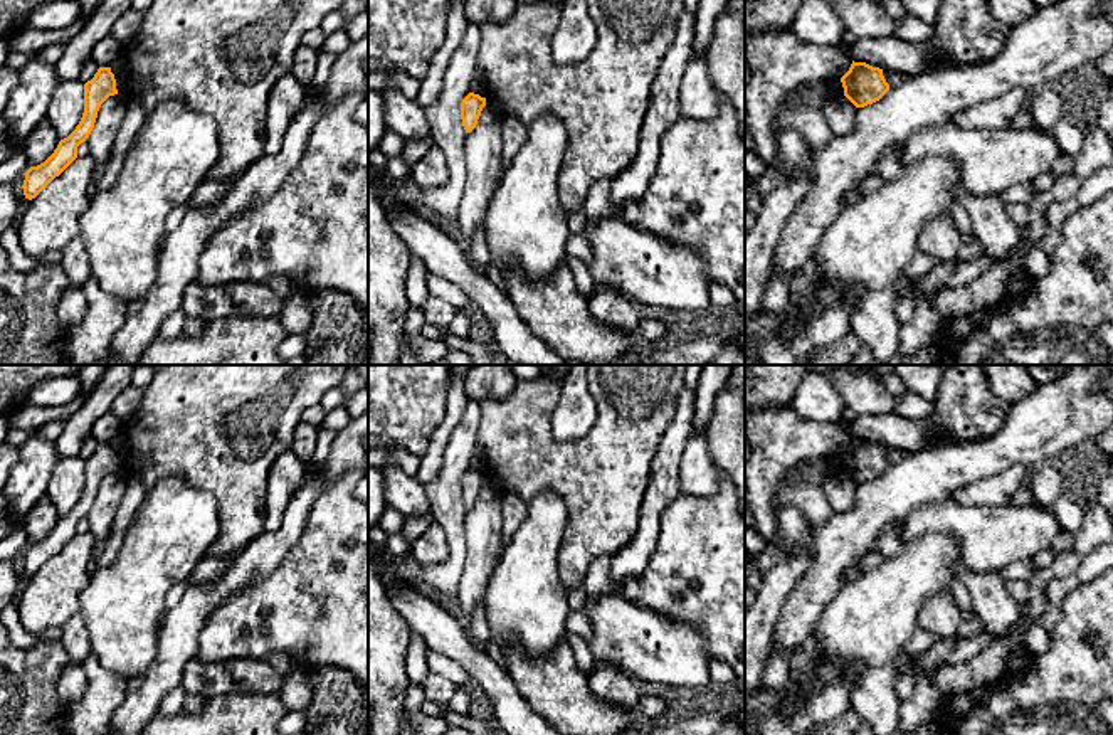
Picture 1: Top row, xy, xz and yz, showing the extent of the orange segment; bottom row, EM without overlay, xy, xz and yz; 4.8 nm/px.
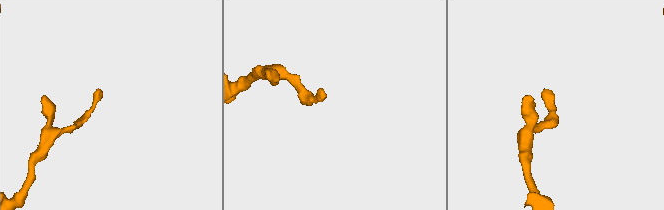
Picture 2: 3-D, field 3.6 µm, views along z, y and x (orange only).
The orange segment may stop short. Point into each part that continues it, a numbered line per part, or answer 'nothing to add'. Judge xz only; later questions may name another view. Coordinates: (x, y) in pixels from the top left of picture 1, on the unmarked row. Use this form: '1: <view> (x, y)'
nothing to add

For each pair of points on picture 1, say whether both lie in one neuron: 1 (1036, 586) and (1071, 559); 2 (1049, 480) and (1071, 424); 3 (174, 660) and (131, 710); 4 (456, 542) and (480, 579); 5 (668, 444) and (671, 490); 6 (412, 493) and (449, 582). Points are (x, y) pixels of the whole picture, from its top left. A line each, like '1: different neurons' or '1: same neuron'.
1: same neuron
2: different neurons
3: same neuron
4: different neurons
5: same neuron
6: different neurons

